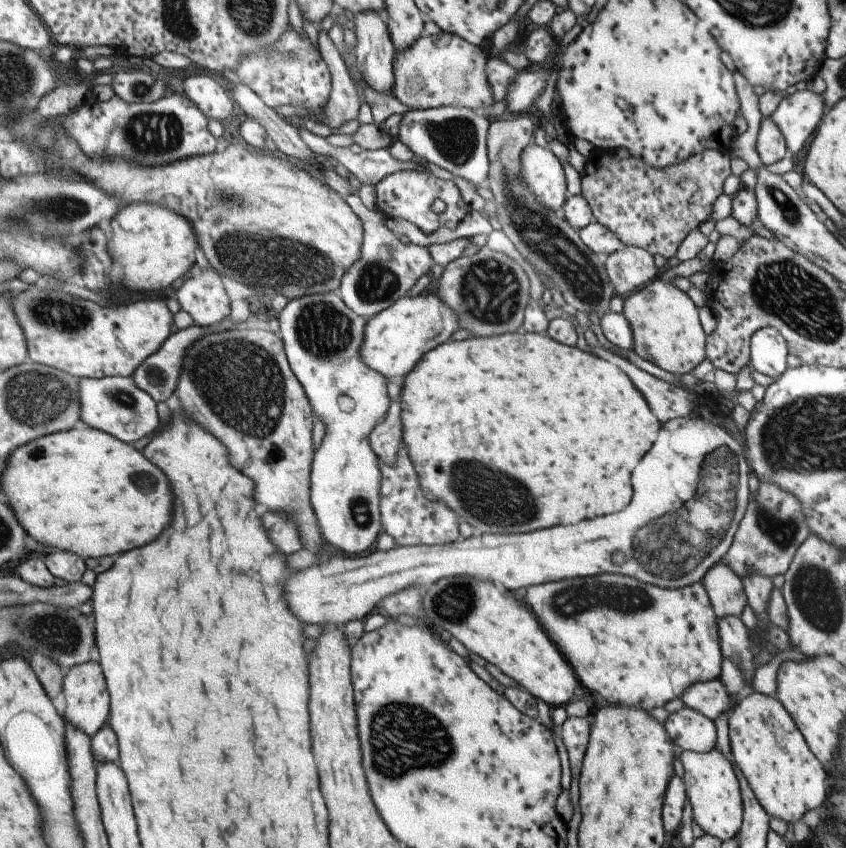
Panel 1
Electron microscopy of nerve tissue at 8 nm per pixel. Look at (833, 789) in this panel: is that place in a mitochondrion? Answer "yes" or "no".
no

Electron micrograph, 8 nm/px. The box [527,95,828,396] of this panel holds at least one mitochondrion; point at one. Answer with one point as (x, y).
(792, 217)

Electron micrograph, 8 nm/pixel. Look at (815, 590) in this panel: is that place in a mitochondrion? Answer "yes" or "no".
yes

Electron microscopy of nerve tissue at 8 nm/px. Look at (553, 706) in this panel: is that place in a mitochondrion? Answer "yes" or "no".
no

